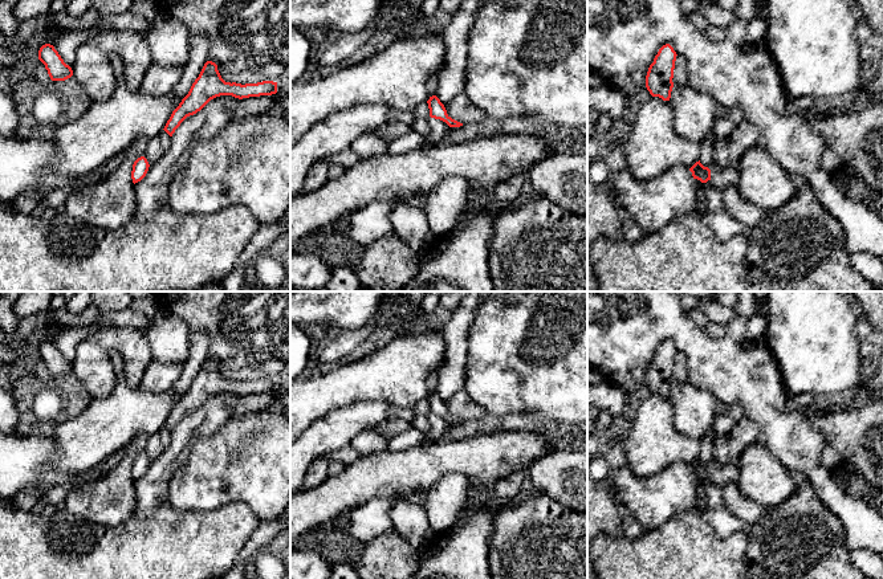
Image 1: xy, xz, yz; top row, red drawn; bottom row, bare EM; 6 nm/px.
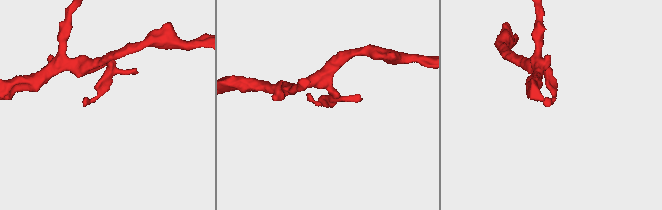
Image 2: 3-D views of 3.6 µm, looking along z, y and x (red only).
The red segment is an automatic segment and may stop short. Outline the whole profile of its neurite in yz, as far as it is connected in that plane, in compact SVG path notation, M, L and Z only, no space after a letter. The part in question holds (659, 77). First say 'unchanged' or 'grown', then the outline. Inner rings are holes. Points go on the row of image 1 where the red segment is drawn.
unchanged; M670 44L663 45L655 56L646 76L646 87L652 97L670 101L676 56Z

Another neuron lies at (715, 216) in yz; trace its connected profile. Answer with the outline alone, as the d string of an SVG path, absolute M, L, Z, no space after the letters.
M711 182L705 184L704 195L707 209L701 219L720 240L729 240L740 233L749 235L749 231L725 211L721 191Z

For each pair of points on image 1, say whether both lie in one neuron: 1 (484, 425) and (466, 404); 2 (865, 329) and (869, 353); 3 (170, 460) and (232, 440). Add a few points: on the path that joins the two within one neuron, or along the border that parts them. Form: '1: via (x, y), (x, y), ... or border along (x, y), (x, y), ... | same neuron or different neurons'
1: border along (487, 414), (463, 421) | different neurons
2: via (867, 334), (869, 347) | same neuron
3: border along (211, 433), (194, 441), (187, 461), (171, 481) | different neurons

